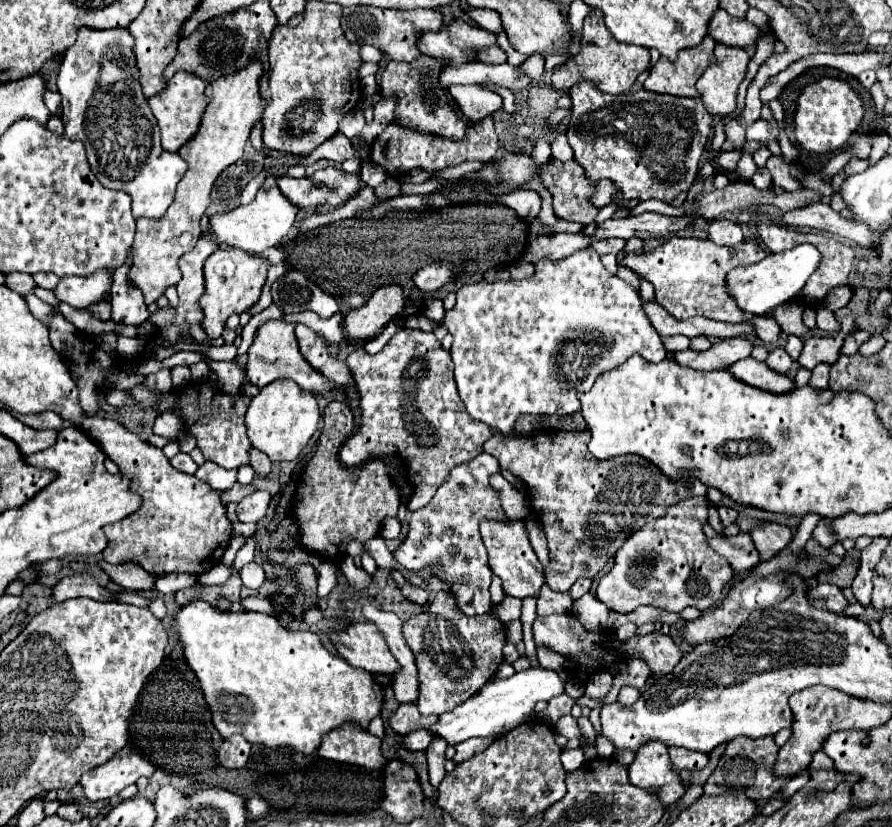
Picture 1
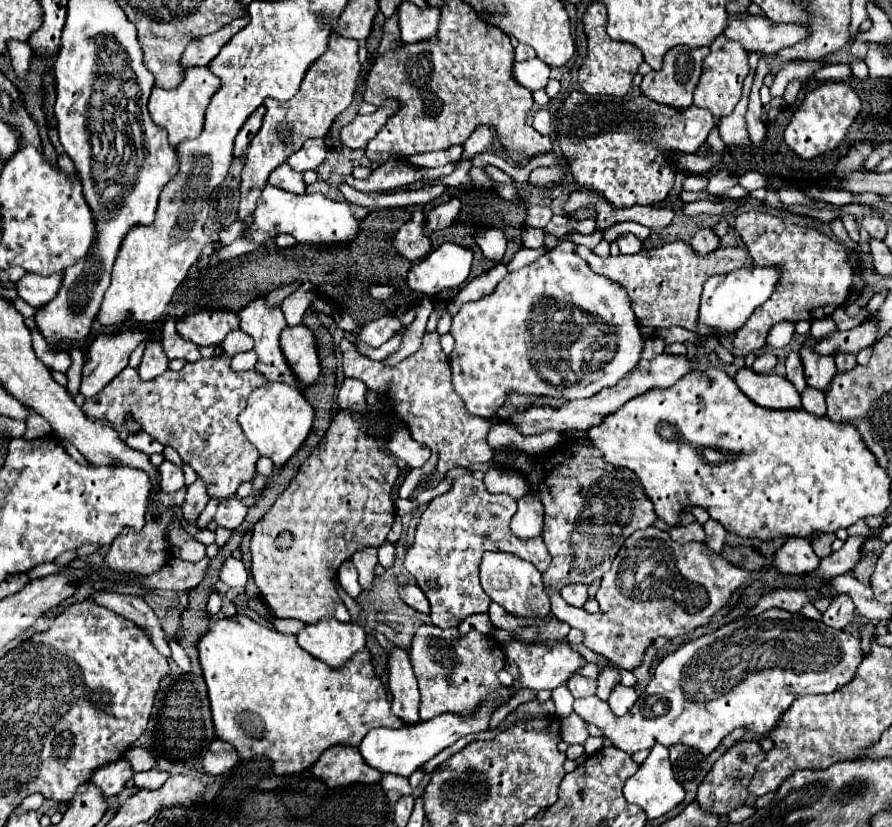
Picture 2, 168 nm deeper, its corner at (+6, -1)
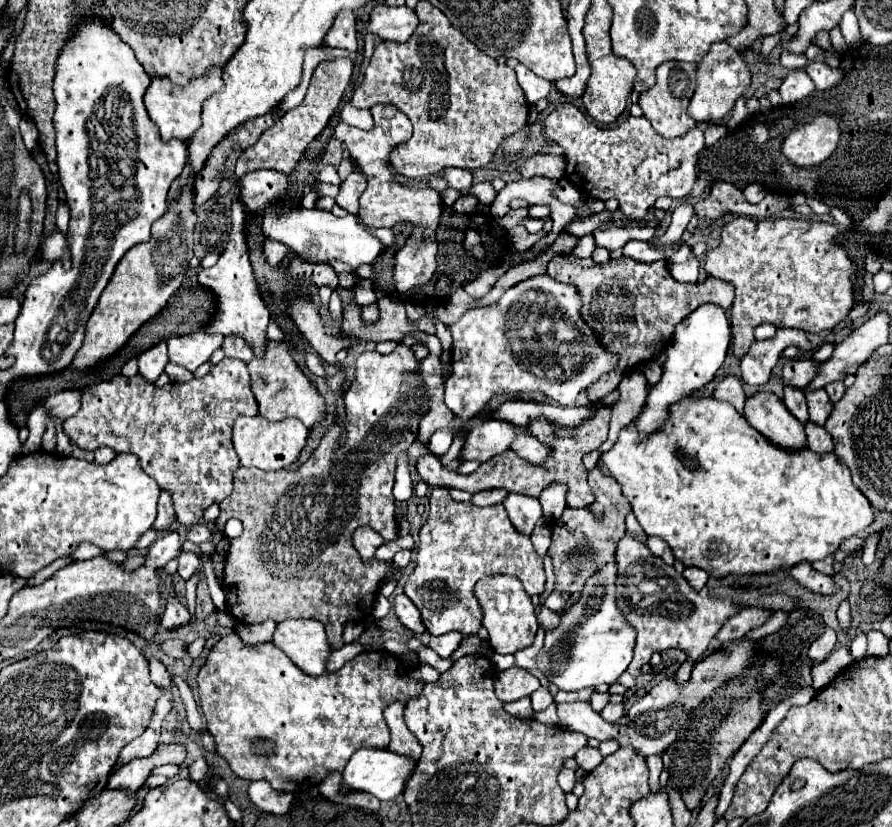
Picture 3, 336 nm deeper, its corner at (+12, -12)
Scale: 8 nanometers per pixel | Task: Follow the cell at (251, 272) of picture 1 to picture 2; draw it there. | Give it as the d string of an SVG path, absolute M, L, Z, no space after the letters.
M198 309L176 323L178 335L198 347L218 347L234 329L238 329L236 313L222 313L210 309Z

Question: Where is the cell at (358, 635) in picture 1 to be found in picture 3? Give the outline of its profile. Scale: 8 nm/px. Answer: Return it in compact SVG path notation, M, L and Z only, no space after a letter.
M286 620L280 622L274 640L278 648L304 672L318 676L326 672L328 656L332 654L332 646L328 644L328 636L324 624L316 620Z

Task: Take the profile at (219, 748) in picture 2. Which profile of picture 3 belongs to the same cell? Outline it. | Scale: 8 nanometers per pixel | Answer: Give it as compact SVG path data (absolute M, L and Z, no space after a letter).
M198 758L196 762L192 762L192 764L190 764L188 774L190 774L190 778L192 778L194 782L204 780L204 778L208 776L208 762L206 762L204 758Z

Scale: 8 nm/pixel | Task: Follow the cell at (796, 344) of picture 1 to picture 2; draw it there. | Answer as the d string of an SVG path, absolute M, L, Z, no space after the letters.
M790 353L786 359L786 377L790 379L790 383L802 393L802 389L806 389L806 379L804 379L804 367L802 367L802 359L798 353Z

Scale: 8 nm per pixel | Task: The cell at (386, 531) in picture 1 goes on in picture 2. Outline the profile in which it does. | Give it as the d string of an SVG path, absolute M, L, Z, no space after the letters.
M382 543L380 547L378 547L378 559L380 559L380 565L384 567L384 569L390 569L392 565L394 565L394 555L396 555L396 549L394 549L394 545L392 543Z

